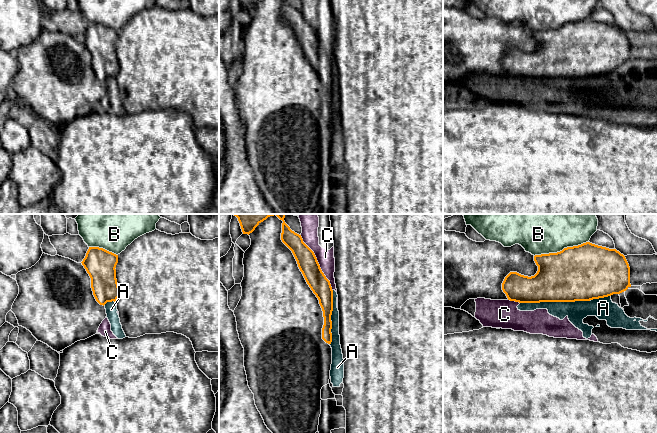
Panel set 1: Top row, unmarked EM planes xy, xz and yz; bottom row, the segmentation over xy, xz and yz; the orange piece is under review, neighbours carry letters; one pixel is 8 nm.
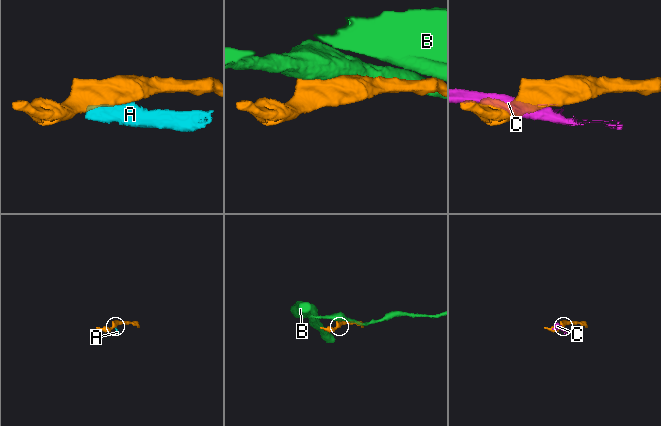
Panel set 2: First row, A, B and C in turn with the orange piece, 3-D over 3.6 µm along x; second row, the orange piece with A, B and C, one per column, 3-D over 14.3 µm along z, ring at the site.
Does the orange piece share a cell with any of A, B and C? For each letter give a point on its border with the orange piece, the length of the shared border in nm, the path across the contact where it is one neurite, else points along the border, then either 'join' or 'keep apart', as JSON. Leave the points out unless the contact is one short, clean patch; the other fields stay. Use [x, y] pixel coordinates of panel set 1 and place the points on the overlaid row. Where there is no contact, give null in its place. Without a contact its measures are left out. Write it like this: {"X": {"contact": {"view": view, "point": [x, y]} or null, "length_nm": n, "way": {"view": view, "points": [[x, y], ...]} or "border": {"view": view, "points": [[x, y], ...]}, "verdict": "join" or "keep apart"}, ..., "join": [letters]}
{"A": {"contact": {"view": "yz", "point": [554, 301]}, "length_nm": 550, "verdict": "keep apart"}, "B": {"contact": {"view": "yz", "point": [562, 250]}, "length_nm": 460, "verdict": "keep apart"}, "C": {"contact": {"view": "xz", "point": [318, 263]}, "length_nm": 500, "verdict": "keep apart"}, "join": []}

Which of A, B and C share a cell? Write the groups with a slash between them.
A C / B

